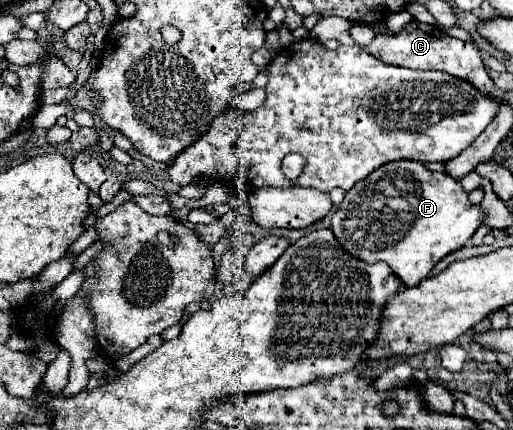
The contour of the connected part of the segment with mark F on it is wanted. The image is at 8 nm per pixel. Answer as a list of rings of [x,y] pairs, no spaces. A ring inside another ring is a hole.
[[[390,161],[390,165],[382,165],[346,193],[344,201],[332,215],[332,231],[340,245],[354,257],[366,263],[386,261],[404,285],[418,285],[444,255],[464,247],[484,221],[482,205],[472,205],[469,192],[460,184],[450,175],[430,171],[420,161]]]

